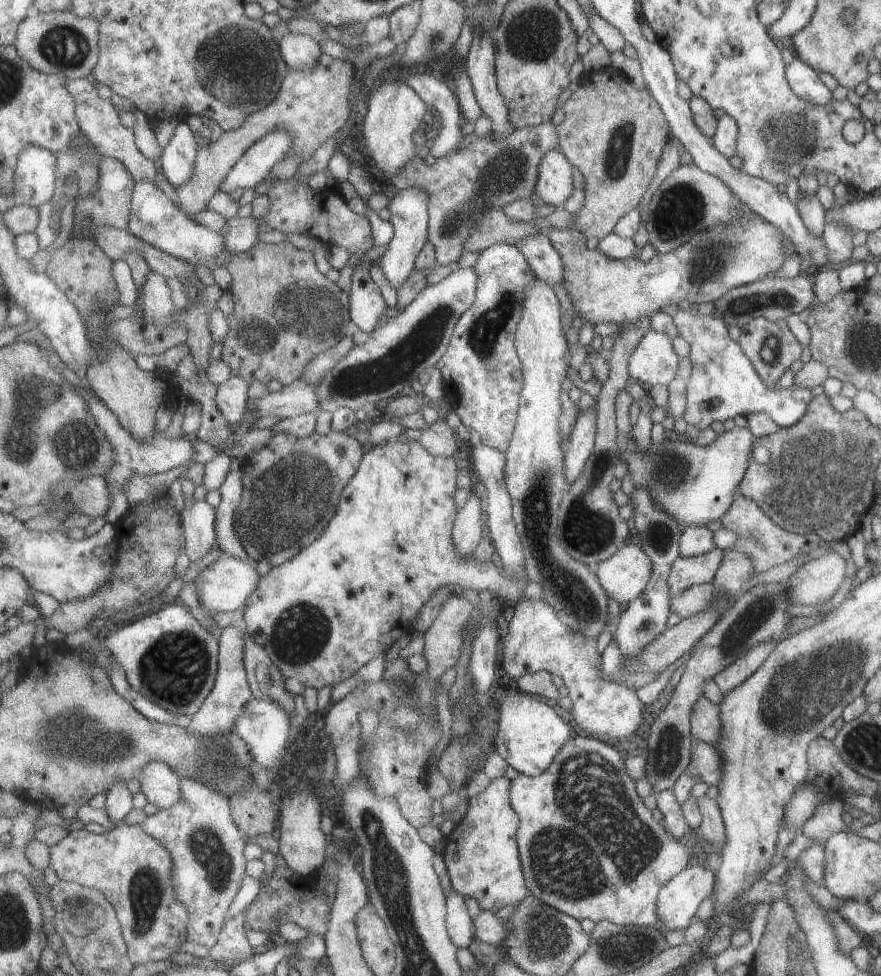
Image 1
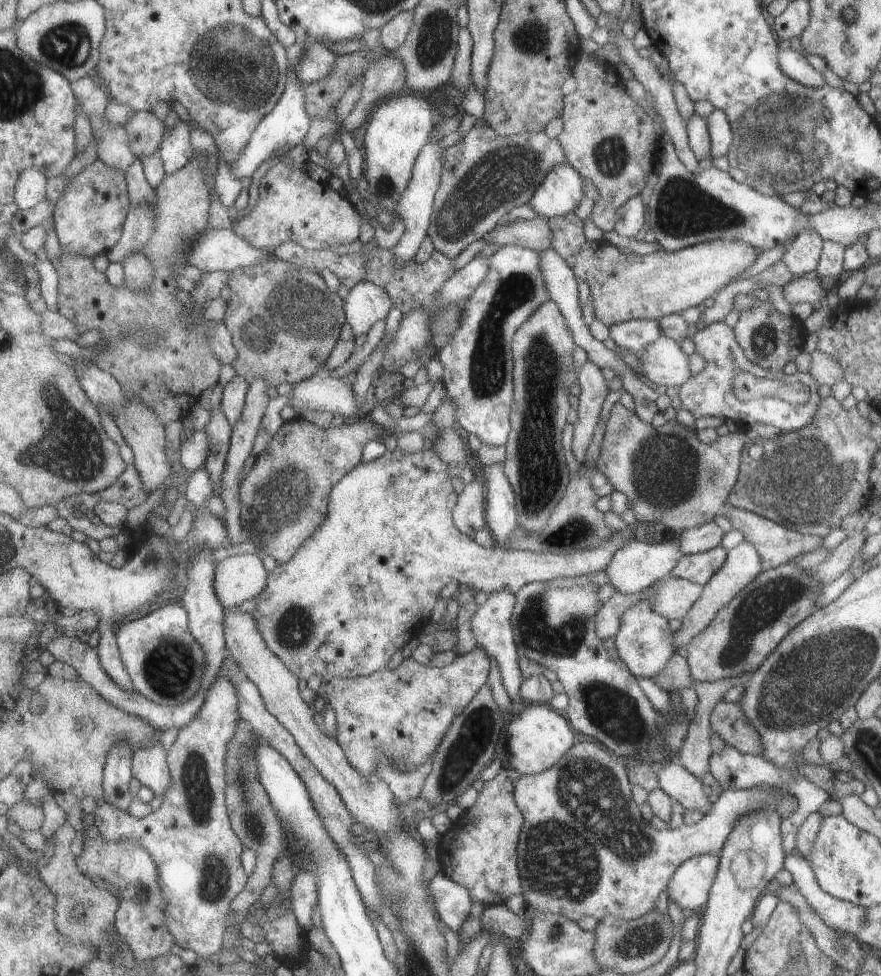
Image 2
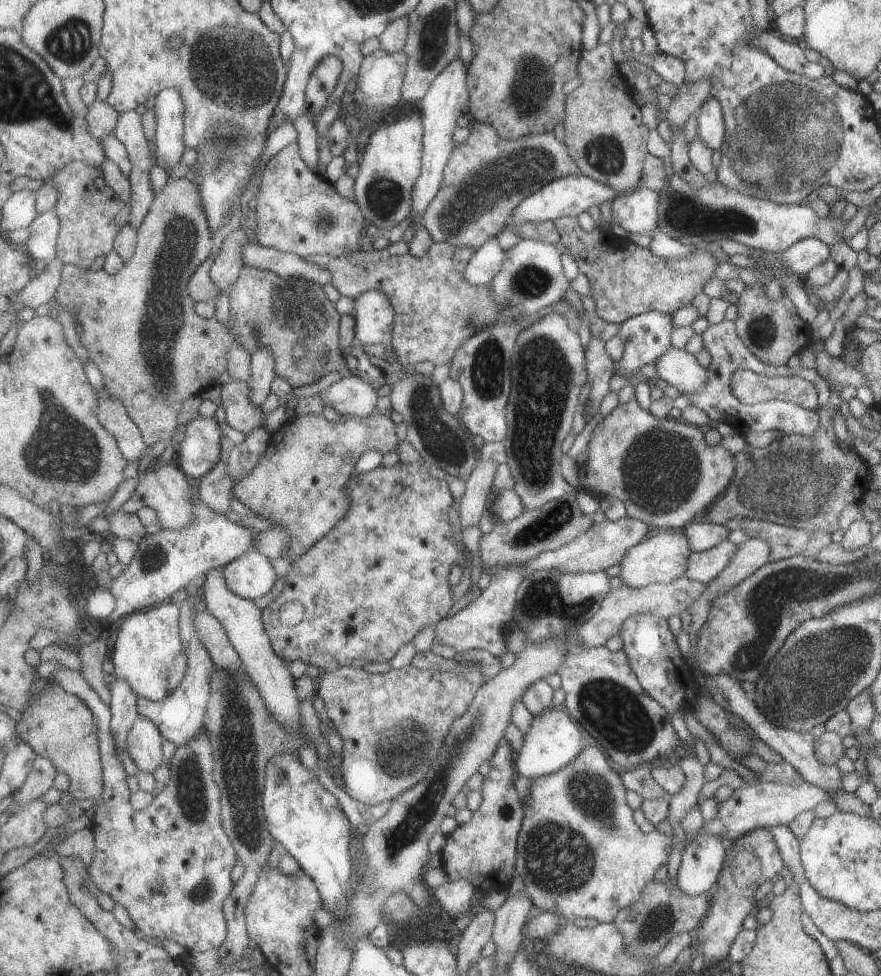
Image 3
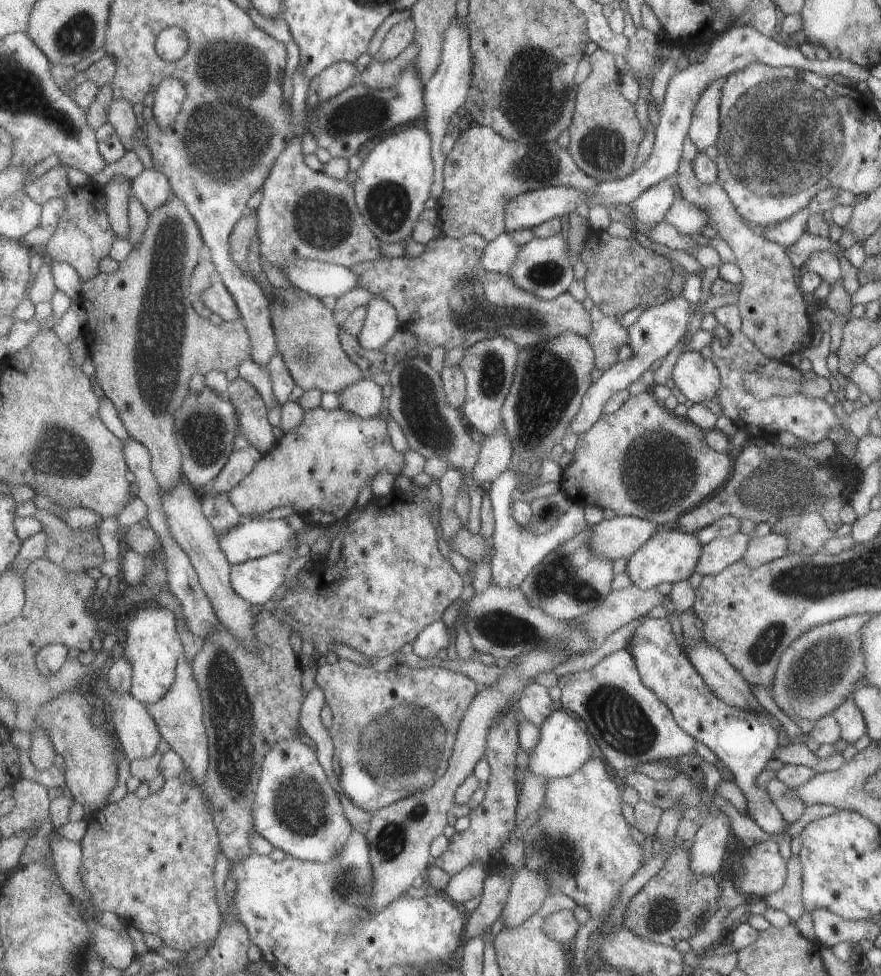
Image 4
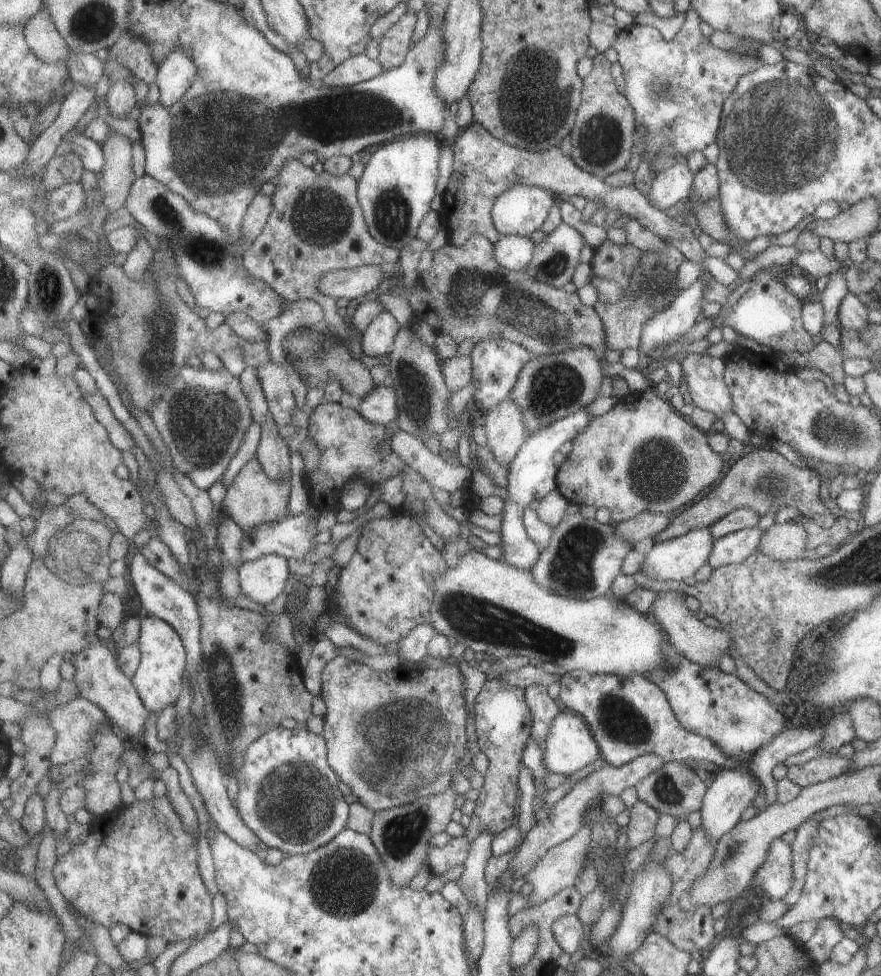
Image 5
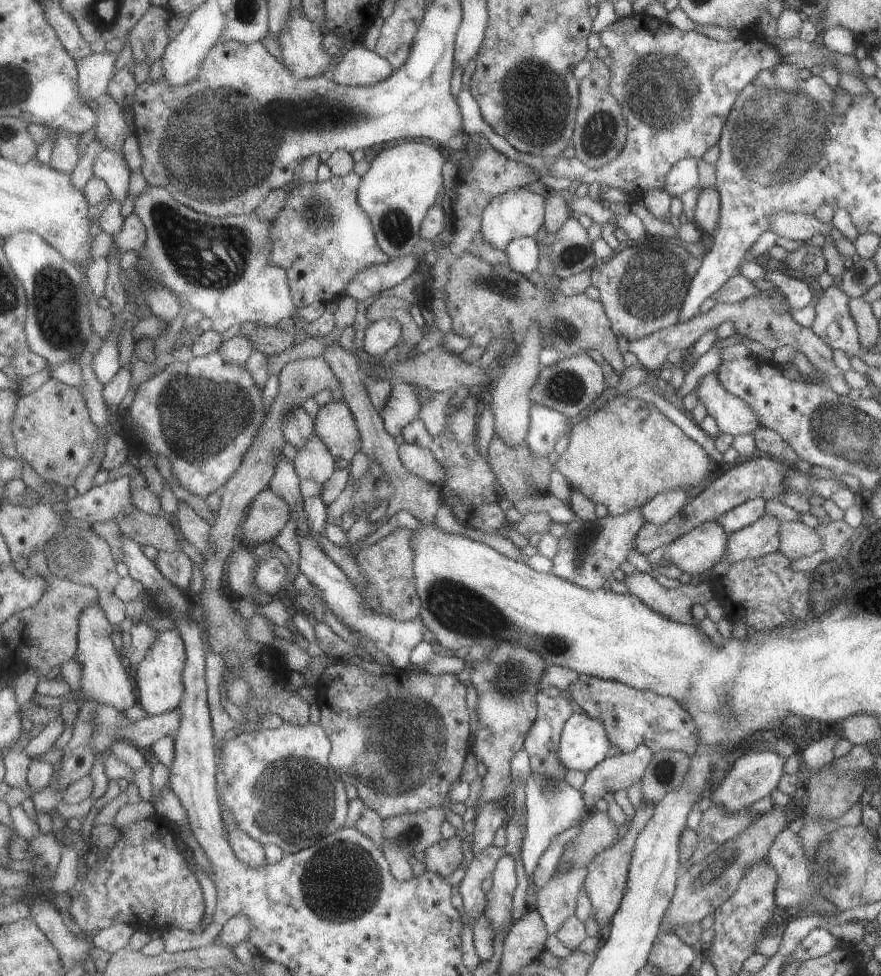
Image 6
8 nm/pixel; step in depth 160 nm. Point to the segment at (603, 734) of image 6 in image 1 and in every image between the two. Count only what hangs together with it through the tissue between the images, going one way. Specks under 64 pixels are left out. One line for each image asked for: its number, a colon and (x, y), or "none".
1: (531, 734)
2: (539, 737)
3: (553, 740)
4: (564, 746)
5: (570, 746)

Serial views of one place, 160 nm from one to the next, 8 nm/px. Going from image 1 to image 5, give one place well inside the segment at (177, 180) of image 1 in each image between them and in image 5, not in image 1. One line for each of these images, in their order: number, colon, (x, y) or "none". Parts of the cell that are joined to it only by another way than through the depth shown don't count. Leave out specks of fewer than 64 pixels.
2: (175, 150)
3: (169, 106)
4: (171, 94)
5: (176, 73)

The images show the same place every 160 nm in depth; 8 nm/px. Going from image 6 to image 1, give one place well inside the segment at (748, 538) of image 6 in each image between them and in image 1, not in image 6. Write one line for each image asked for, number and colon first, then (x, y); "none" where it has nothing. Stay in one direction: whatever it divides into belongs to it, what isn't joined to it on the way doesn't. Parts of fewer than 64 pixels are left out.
1: (686, 572)
2: (699, 568)
3: (704, 566)
4: (716, 556)
5: (734, 548)

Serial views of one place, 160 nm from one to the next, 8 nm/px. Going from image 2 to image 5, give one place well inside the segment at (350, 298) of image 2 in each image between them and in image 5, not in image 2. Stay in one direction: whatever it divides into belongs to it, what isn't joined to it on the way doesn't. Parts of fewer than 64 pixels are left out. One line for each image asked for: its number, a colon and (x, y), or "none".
3: (374, 312)
4: (382, 322)
5: (378, 338)

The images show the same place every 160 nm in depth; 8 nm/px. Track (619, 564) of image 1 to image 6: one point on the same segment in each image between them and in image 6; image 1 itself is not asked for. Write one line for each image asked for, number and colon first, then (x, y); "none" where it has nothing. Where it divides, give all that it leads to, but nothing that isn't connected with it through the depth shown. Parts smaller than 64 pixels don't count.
2: (637, 566)
3: (662, 558)
4: (671, 555)
5: (677, 559)
6: (700, 550)

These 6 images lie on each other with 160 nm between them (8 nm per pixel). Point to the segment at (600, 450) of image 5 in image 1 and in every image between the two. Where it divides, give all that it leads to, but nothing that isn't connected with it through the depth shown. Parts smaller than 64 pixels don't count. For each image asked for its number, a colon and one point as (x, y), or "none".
1: (696, 485)
2: (669, 475)
3: (665, 472)
4: (643, 461)

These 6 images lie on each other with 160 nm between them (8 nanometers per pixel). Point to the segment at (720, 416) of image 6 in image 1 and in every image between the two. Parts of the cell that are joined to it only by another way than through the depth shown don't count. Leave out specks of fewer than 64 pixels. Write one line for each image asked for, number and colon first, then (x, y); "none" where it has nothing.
1: (655, 362)
2: (664, 363)
3: (678, 367)
4: (699, 378)
5: (704, 374)

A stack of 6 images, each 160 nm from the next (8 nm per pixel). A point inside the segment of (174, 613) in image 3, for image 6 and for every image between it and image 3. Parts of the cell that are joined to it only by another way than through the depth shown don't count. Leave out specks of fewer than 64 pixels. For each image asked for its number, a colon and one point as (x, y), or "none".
4: (152, 645)
5: (159, 679)
6: (159, 678)

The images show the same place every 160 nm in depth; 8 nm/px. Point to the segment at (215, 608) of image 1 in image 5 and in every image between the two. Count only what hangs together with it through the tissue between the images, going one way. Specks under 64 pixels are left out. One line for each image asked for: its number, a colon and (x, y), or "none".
2: (241, 577)
3: (251, 576)
4: (256, 581)
5: (263, 580)

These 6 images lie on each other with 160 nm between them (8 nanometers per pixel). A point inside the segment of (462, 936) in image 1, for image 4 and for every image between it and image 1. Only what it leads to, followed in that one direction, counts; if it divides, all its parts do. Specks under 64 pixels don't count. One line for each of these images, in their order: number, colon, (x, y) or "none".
2: (453, 901)
3: (455, 897)
4: (469, 883)

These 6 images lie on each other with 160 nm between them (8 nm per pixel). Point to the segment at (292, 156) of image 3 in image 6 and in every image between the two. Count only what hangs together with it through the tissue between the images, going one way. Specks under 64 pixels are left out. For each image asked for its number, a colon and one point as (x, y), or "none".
4: (303, 214)
5: (317, 224)
6: (322, 238)

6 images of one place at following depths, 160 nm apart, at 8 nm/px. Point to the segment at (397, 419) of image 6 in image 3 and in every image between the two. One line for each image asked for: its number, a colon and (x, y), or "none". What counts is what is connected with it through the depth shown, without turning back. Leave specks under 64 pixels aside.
3: (352, 395)
4: (365, 398)
5: (380, 406)

